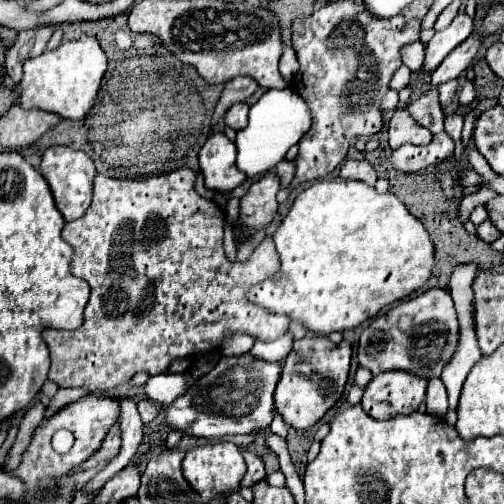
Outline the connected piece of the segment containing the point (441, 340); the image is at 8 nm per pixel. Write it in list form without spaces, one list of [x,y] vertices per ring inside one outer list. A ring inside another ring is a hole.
[[[431,288],[411,300],[399,302],[387,314],[371,320],[371,324],[363,330],[359,338],[359,364],[369,368],[373,374],[387,370],[407,370],[429,380],[433,376],[439,376],[443,366],[453,356],[457,338],[459,324],[451,294],[441,288]],[[401,316],[409,316],[413,320],[407,332],[401,332],[397,326]]]

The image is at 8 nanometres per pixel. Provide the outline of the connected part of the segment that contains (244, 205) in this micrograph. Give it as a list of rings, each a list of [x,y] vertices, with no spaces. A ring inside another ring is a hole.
[[[267,172],[263,178],[251,184],[249,192],[241,198],[241,226],[249,230],[265,228],[275,212],[277,212],[277,192],[279,192],[279,176],[275,172]]]

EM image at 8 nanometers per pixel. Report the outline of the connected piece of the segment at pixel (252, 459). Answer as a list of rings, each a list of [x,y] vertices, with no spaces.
[[[243,452],[243,456],[247,462],[247,472],[245,472],[239,488],[253,488],[259,480],[263,480],[267,476],[265,468],[263,468],[263,460],[253,452]]]

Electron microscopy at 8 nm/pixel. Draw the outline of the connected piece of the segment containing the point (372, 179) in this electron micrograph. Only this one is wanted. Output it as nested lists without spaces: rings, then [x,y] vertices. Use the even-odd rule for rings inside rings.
[[[345,160],[345,164],[341,166],[341,178],[363,180],[363,182],[375,186],[377,172],[367,160]]]

